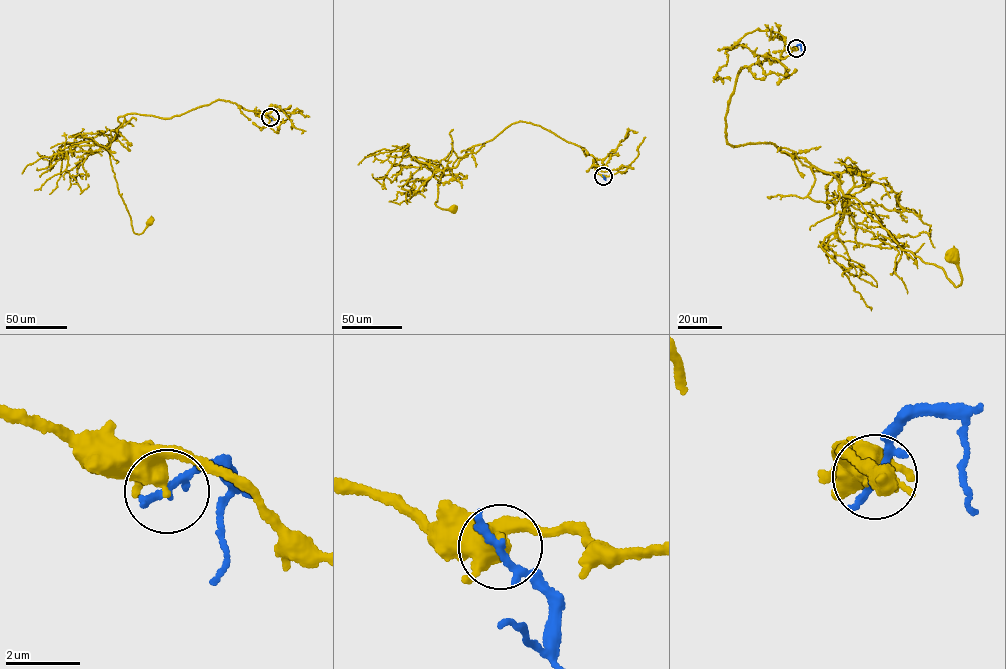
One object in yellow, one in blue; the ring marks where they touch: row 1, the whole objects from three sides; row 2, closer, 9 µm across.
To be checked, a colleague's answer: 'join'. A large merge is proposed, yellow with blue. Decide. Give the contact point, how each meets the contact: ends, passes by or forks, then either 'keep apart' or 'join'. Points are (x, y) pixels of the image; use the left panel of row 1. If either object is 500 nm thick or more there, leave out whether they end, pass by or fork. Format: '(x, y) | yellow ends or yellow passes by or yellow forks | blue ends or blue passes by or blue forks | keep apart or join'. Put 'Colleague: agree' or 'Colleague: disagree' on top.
Colleague: disagree
(270, 117) | yellow passes by | blue ends | keep apart

